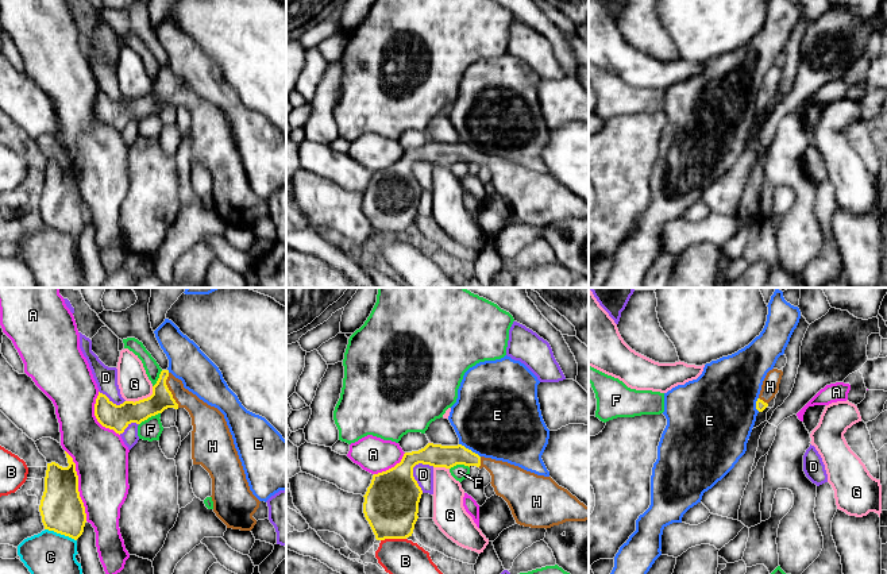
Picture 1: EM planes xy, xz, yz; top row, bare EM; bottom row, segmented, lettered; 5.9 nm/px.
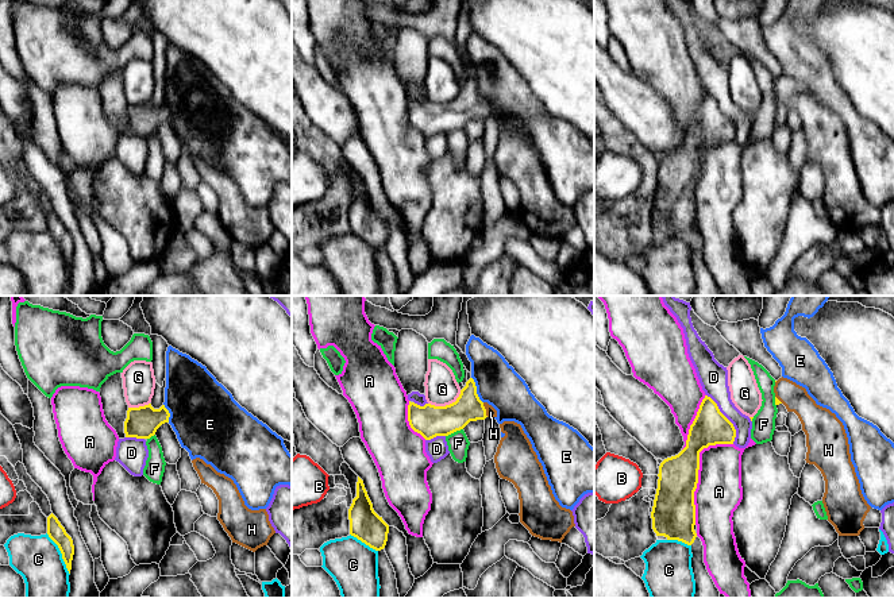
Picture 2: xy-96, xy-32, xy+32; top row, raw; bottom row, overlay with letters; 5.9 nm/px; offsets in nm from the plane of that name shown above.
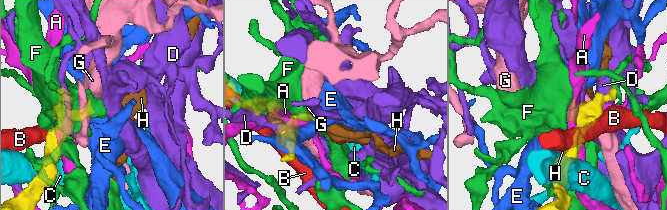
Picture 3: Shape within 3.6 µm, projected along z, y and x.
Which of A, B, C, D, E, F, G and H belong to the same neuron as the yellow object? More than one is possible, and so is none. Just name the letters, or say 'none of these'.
H

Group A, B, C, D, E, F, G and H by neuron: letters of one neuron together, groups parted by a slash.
A / B / C / D / E / F / G / H

